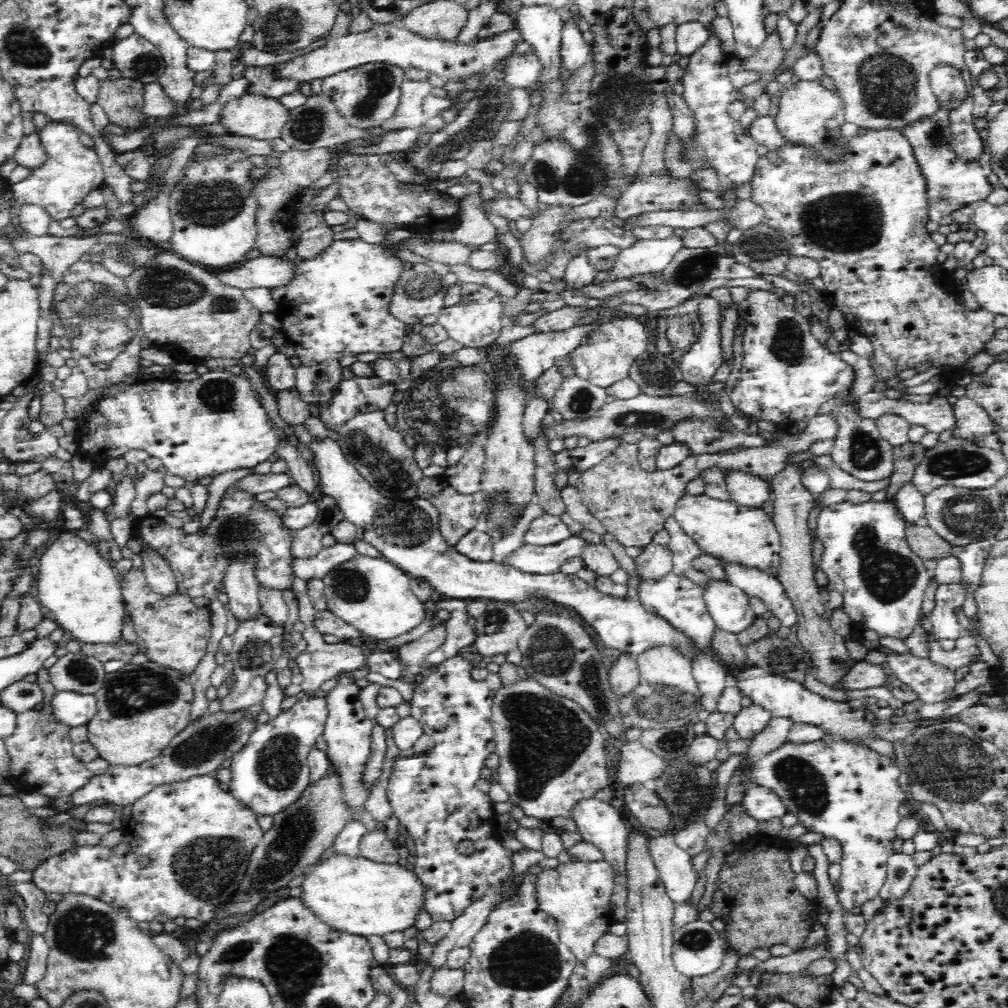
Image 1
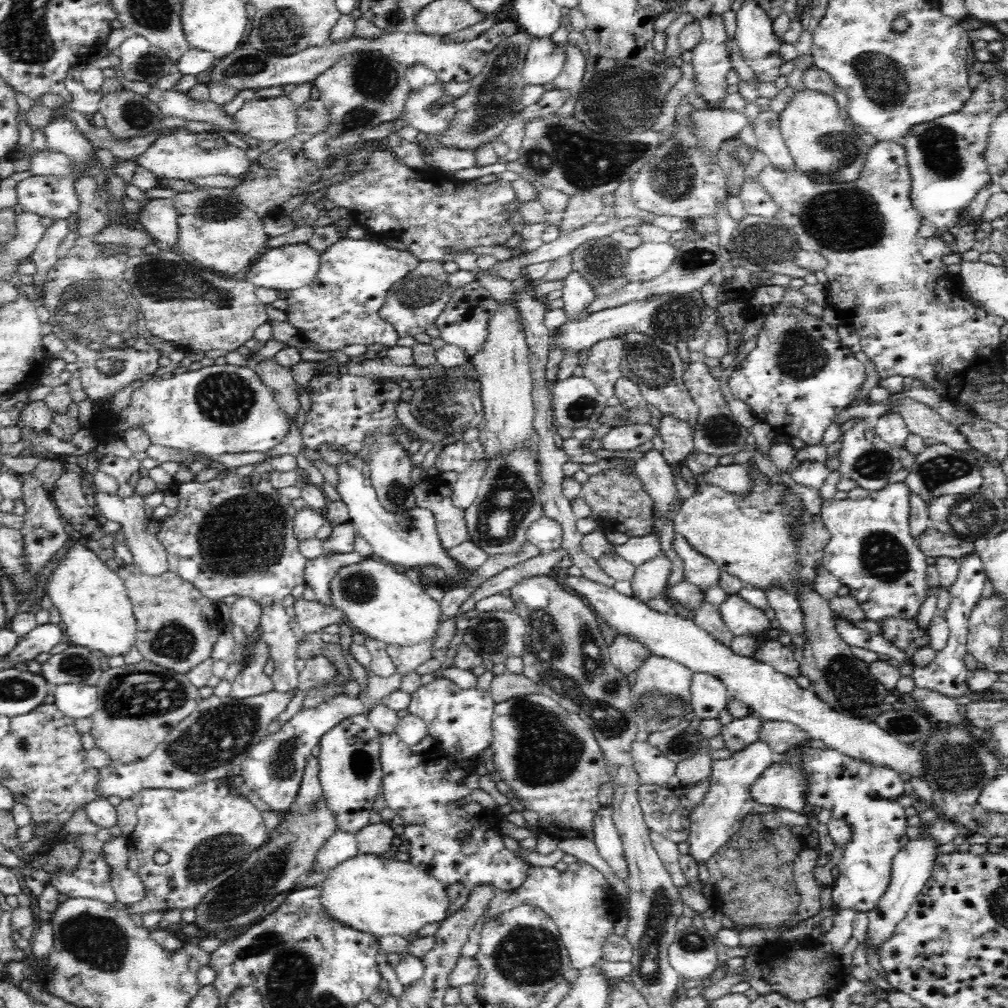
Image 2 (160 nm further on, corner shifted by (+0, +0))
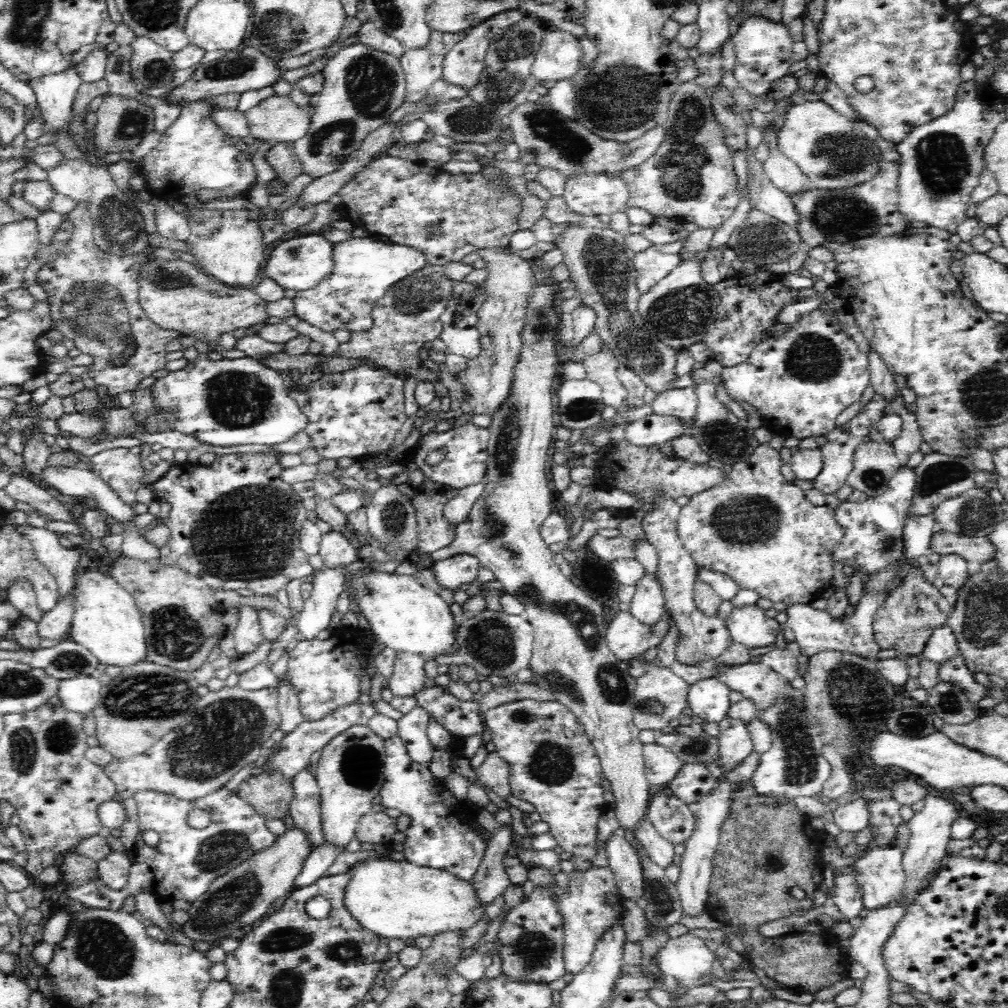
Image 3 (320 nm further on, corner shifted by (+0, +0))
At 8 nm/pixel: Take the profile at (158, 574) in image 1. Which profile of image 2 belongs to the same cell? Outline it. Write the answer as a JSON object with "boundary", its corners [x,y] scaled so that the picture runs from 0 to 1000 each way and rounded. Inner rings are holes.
{"boundary":[[[84,469],[83,473],[83,485],[86,487],[87,492],[90,494],[91,499],[97,505],[102,516],[113,517],[119,520],[120,536],[127,542],[127,546],[131,549],[132,559],[138,563],[138,565],[149,571],[155,573],[155,571],[163,571],[167,564],[166,548],[163,541],[155,534],[155,531],[147,529],[145,523],[147,519],[144,518],[145,513],[145,498],[144,495],[137,492],[136,488],[133,488],[130,492],[119,493],[116,490],[105,490],[105,488],[98,487],[98,484],[89,478],[87,471]]]}

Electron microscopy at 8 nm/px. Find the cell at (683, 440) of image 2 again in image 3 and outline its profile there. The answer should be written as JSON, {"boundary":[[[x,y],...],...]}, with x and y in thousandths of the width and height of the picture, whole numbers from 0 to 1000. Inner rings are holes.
{"boundary":[[[687,382],[667,385],[653,390],[647,402],[651,412],[667,412],[682,420],[690,413],[692,392]]]}

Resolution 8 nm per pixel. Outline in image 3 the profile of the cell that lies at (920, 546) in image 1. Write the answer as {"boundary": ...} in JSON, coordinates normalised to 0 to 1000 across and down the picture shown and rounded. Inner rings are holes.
{"boundary":[[[934,526],[928,528],[925,531],[925,536],[922,544],[923,548],[930,548],[931,550],[933,550],[933,552],[950,551],[956,554],[956,556],[961,558],[962,568],[971,567],[974,559],[979,558],[981,555],[985,553],[984,537],[980,536],[980,531],[962,531],[961,533],[959,533],[950,529],[938,528],[937,526]]]}

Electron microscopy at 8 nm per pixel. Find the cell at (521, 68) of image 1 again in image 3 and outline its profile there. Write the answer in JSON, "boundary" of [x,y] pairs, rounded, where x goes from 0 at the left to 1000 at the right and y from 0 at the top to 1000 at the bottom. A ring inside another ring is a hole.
{"boundary":[[[546,30],[540,34],[538,45],[534,48],[526,67],[525,76],[529,81],[550,79],[554,81],[567,77],[575,69],[578,56],[574,38],[558,32]]]}

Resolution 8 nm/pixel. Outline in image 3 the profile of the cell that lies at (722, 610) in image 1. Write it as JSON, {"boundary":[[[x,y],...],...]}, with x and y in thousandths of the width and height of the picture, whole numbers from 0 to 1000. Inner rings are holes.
{"boundary":[[[748,601],[728,602],[718,615],[727,637],[742,643],[756,643],[770,637],[774,618],[760,611],[760,605]]]}

